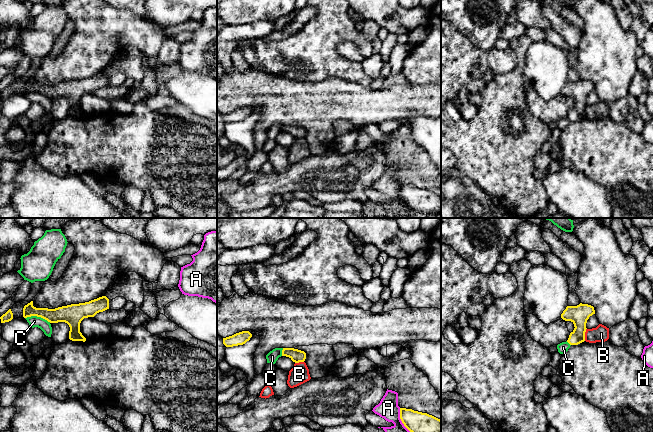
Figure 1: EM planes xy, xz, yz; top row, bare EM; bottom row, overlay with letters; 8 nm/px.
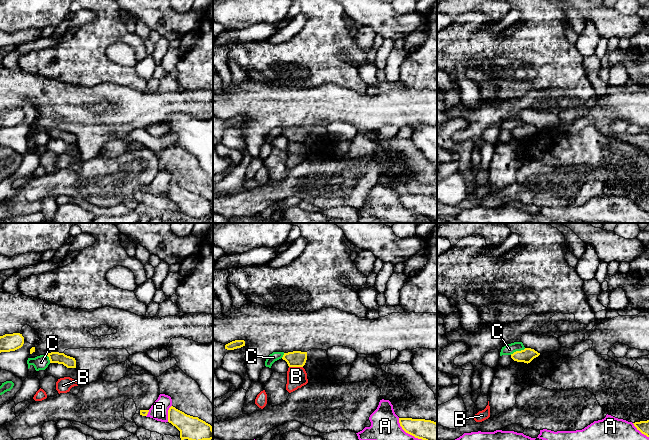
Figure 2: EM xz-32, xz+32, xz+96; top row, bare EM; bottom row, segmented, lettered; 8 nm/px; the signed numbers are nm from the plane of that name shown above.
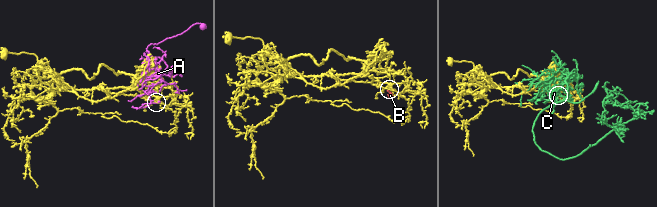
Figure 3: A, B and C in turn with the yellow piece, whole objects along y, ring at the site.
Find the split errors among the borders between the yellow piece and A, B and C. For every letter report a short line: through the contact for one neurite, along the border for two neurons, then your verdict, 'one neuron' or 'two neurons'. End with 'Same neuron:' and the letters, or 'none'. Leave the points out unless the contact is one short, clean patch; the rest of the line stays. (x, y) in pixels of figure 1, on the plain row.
A: two neurons
B: two neurons
C: two neurons
Same neuron: none

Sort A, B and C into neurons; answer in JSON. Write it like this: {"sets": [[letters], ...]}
{"sets": [["A"], ["B"], ["C"]]}

